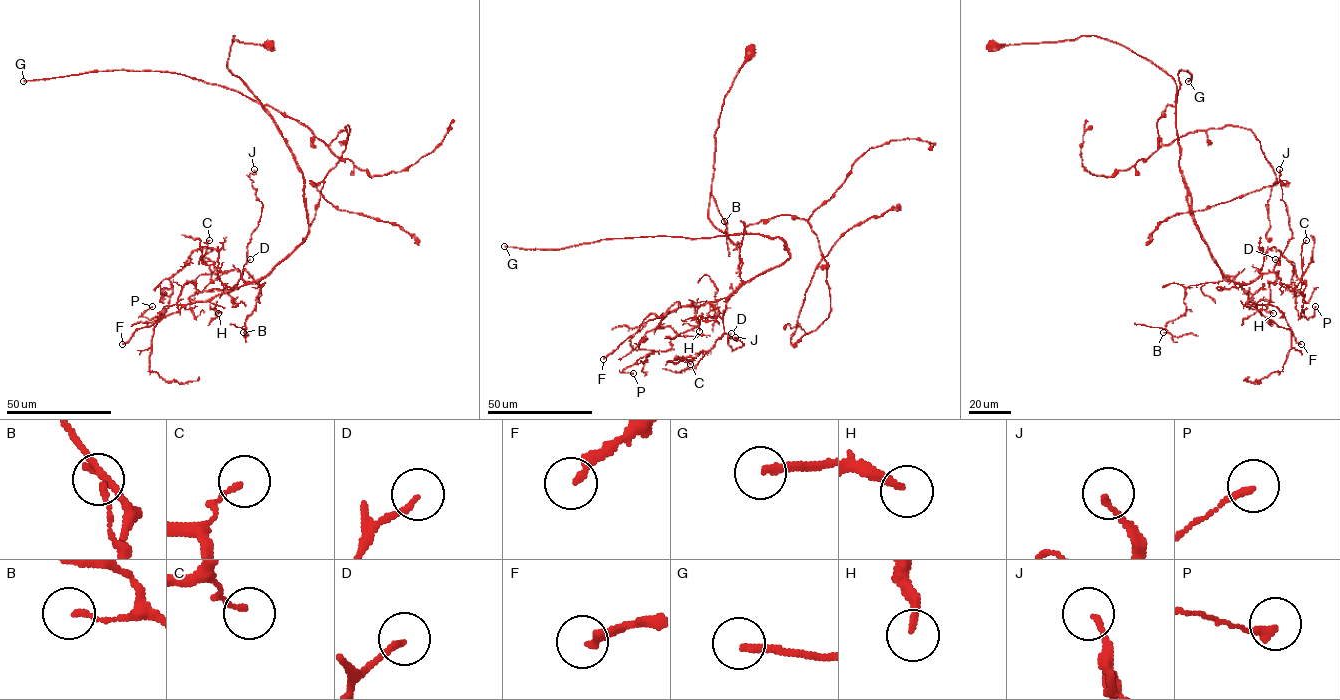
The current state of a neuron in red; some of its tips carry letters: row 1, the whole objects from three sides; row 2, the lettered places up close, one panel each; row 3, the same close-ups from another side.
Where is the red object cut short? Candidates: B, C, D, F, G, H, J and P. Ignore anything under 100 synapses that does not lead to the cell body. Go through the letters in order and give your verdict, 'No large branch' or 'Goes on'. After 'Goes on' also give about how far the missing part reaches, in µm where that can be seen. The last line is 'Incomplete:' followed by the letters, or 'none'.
B: No large branch
C: No large branch
D: No large branch
F: No large branch
G: Goes on. Missing length about 350 µm
H: No large branch
J: No large branch
P: No large branch
Incomplete: G

